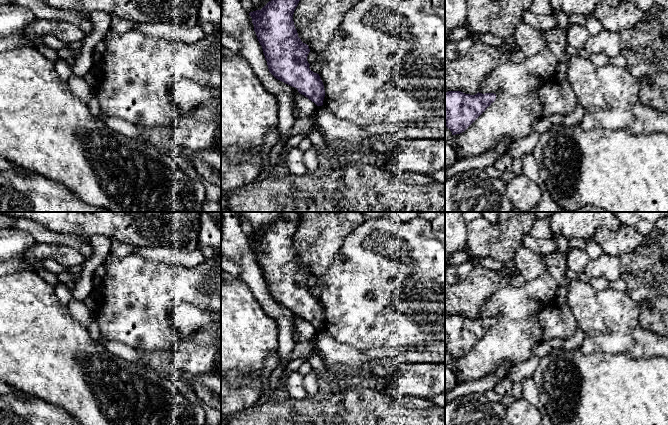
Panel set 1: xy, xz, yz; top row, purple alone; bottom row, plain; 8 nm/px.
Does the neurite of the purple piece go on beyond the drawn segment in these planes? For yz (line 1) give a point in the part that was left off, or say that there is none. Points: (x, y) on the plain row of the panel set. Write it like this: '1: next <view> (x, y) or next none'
1: next none

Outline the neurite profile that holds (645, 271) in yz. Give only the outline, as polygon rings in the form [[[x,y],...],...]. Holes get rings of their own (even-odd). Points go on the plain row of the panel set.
[[[668,217],[659,219],[642,244],[619,259],[626,291],[639,309],[640,326],[668,337]]]

